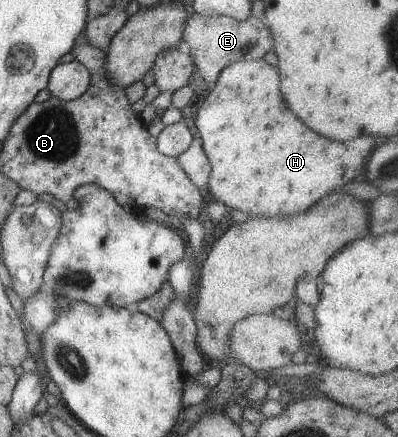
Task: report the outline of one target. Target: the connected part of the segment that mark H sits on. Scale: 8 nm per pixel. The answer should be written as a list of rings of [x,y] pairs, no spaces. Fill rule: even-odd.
[[[263,59],[227,65],[219,73],[216,86],[198,110],[195,124],[211,165],[206,194],[227,205],[230,211],[238,209],[252,217],[284,218],[286,215],[308,211],[330,192],[361,179],[376,143],[374,137],[358,137],[346,143],[336,143],[320,137],[318,133],[312,133],[312,129],[308,129],[288,109],[288,105],[284,105],[284,97],[280,93],[280,75],[276,68]]]

